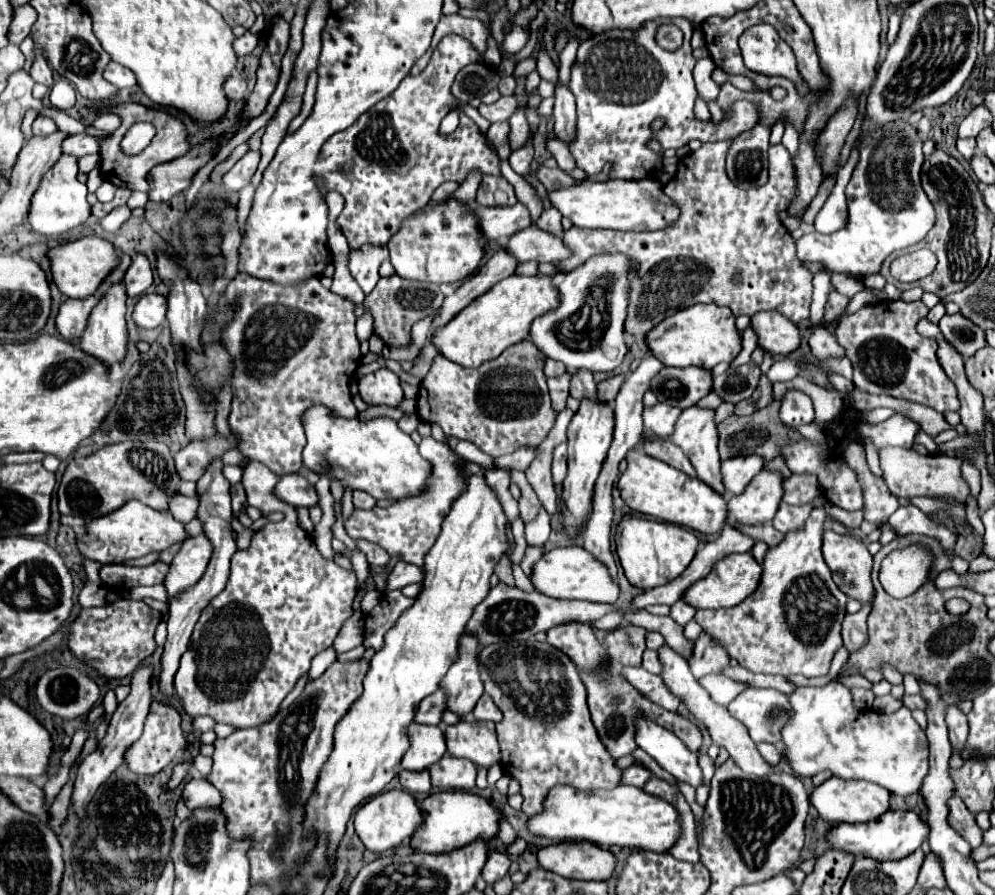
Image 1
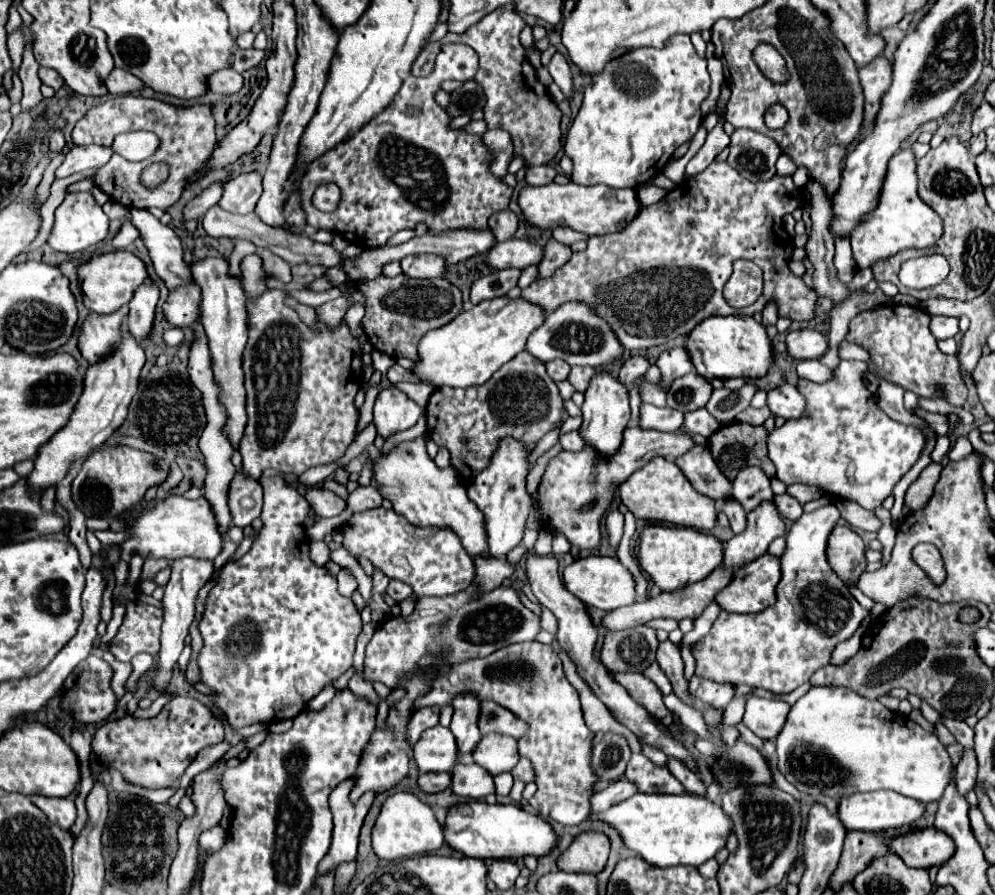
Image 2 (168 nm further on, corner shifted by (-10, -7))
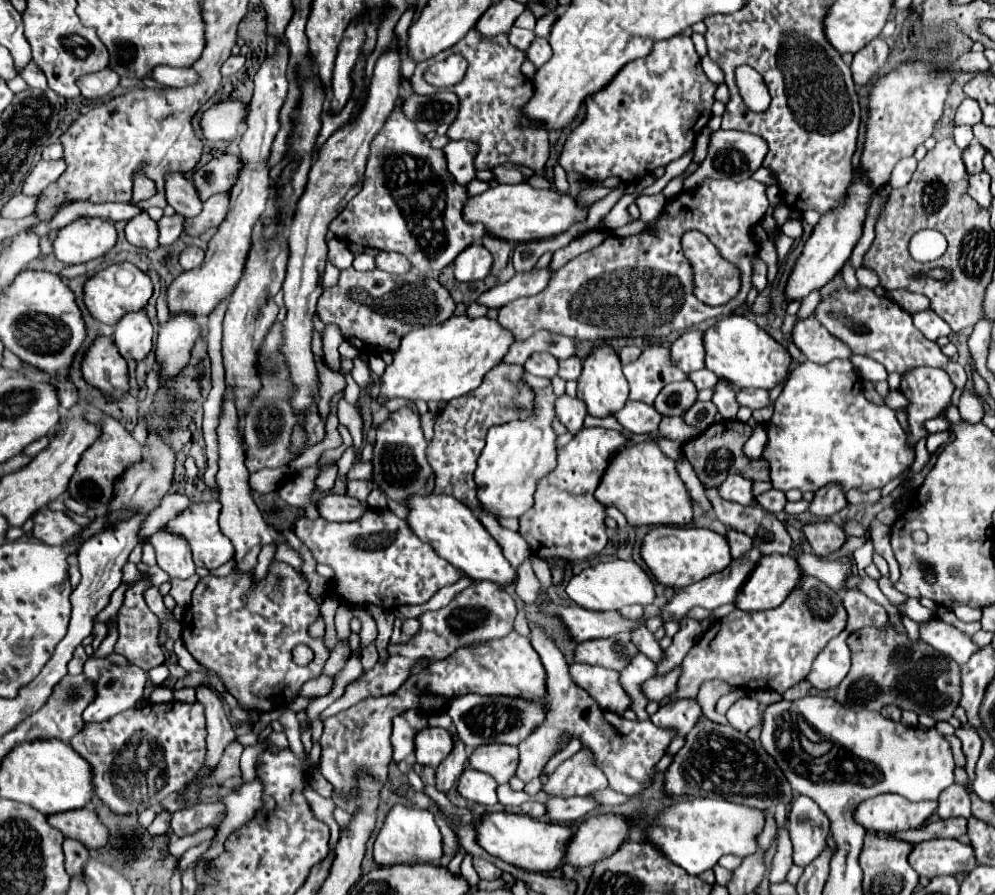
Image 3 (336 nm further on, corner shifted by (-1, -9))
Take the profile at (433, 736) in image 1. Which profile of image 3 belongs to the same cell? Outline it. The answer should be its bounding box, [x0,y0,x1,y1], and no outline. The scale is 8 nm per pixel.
[416,728,452,766]

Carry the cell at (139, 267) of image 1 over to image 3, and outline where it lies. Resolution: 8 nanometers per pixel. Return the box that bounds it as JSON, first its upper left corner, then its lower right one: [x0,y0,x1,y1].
[114,310,154,360]

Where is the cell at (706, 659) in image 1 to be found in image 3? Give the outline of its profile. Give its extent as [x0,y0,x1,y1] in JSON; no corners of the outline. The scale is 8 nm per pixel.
[650,698,702,736]

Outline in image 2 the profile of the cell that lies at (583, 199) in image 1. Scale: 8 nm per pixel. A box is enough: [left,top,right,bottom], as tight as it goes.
[517,182,641,236]

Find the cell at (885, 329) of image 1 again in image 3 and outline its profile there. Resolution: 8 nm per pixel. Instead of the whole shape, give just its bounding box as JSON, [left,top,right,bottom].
[814,278,966,388]

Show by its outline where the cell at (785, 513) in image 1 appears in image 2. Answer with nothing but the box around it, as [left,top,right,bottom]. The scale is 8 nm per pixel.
[773,494,803,520]

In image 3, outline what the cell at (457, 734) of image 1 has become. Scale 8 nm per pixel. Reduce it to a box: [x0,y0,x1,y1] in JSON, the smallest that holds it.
[470,744,518,784]

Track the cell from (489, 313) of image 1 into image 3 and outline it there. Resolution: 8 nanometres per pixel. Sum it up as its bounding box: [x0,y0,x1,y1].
[378,316,514,404]

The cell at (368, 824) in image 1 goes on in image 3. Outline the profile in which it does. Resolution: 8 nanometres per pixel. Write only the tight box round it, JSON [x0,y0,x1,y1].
[374,804,442,866]

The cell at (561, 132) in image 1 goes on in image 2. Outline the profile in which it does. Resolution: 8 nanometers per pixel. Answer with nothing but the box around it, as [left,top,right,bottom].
[547,52,573,98]

